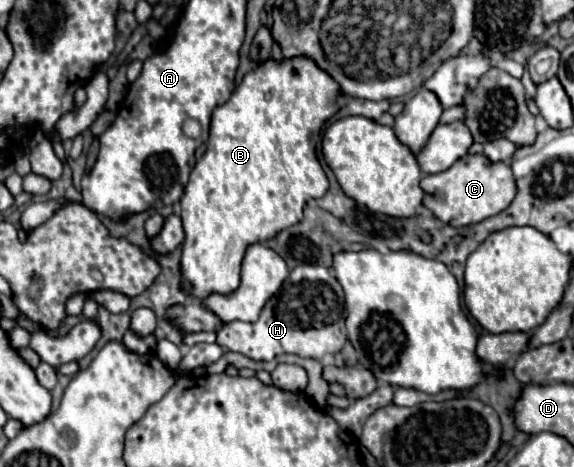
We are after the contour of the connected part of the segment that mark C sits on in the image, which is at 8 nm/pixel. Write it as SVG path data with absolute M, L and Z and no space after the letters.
M468 154L456 160L452 168L424 176L420 186L426 192L424 206L430 208L444 224L452 224L454 228L478 224L480 220L496 216L516 198L516 180L510 164L492 162L484 154Z

